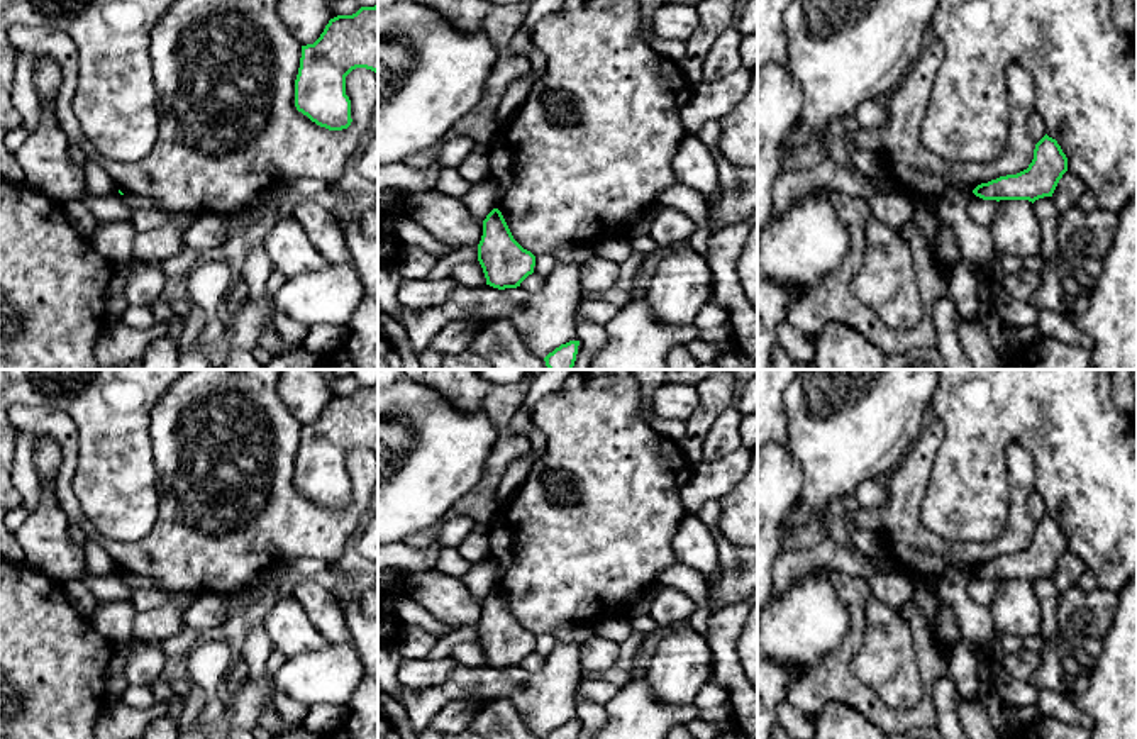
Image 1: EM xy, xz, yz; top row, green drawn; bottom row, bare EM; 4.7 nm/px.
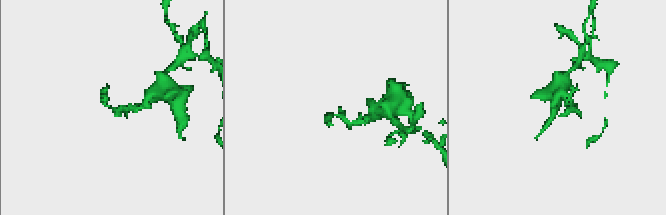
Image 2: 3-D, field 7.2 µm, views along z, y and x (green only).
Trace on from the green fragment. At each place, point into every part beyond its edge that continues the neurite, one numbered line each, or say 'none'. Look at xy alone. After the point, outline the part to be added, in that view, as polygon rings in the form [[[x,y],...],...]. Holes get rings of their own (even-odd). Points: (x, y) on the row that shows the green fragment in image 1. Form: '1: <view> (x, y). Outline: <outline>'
none

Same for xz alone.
none

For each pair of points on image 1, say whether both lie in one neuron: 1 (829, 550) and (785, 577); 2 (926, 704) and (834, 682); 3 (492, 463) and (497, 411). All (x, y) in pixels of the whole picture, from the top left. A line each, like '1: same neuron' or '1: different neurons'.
1: same neuron
2: same neuron
3: same neuron

